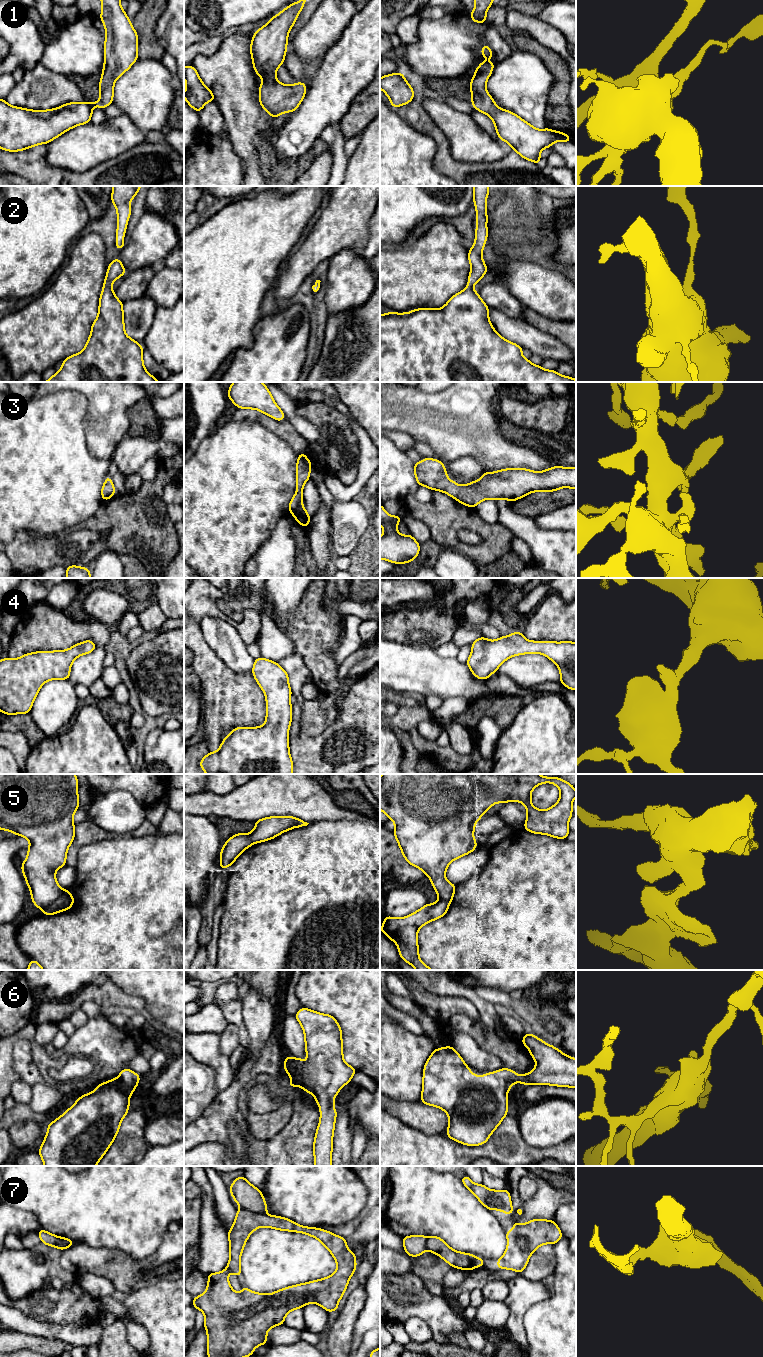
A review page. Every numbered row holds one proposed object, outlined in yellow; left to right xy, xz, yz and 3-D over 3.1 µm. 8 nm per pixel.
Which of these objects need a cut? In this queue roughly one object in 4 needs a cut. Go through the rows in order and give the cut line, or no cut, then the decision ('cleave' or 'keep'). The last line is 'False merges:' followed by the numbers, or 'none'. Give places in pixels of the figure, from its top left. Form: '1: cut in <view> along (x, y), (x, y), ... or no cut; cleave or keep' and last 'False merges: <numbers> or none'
1: no cut; keep
2: no cut; keep
3: no cut; keep
4: no cut; keep
5: cut in xy along (63, 890), (44, 910); cleave
6: no cut; keep
7: cut in xz along (242, 1208), (248, 1211), (264, 1213); cleave
False merges: 5, 7

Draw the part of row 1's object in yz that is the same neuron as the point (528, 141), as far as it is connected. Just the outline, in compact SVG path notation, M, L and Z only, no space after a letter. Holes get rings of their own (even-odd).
M481 62L474 71L470 82L472 94L471 104L474 109L487 114L494 123L498 139L507 142L512 150L521 157L541 164L539 154L544 148L551 148L555 141L572 142L566 133L545 128L539 130L524 121L515 113L500 109L486 89L486 82L490 77L495 63Z

